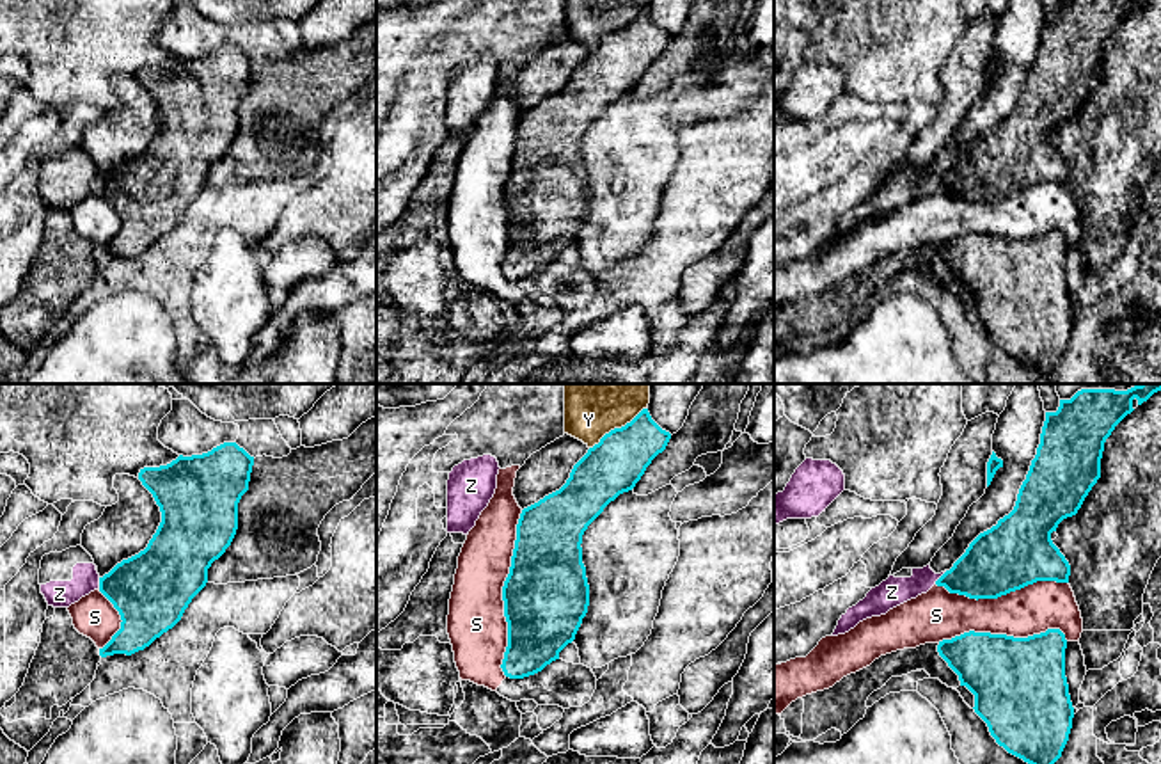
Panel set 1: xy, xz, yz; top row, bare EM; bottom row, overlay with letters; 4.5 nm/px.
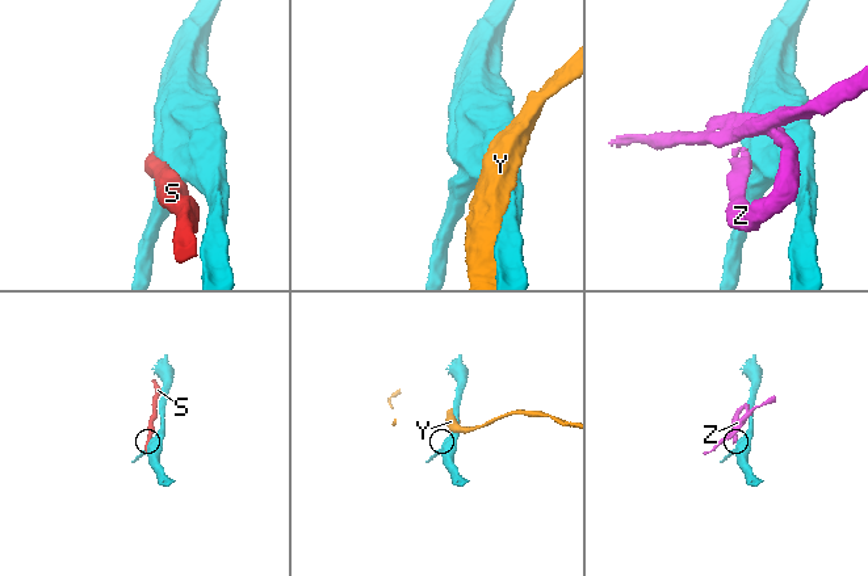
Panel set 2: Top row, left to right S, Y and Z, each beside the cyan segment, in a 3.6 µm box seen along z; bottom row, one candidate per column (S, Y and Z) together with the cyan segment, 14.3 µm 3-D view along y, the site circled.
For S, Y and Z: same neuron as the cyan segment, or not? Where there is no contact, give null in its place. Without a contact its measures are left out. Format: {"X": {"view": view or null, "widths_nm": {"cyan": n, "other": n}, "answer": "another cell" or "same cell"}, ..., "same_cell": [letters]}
{"S": {"view": "xz", "widths_nm": {"cyan": 380, "other": 260}, "answer": "another cell"}, "Y": {"view": "xz", "widths_nm": {"cyan": 260, "other": 200}, "answer": "another cell"}, "Z": {"view": "yz", "widths_nm": {"cyan": 280, "other": 130}, "answer": "another cell"}, "same_cell": []}

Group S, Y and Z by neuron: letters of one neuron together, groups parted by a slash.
S / Y / Z

